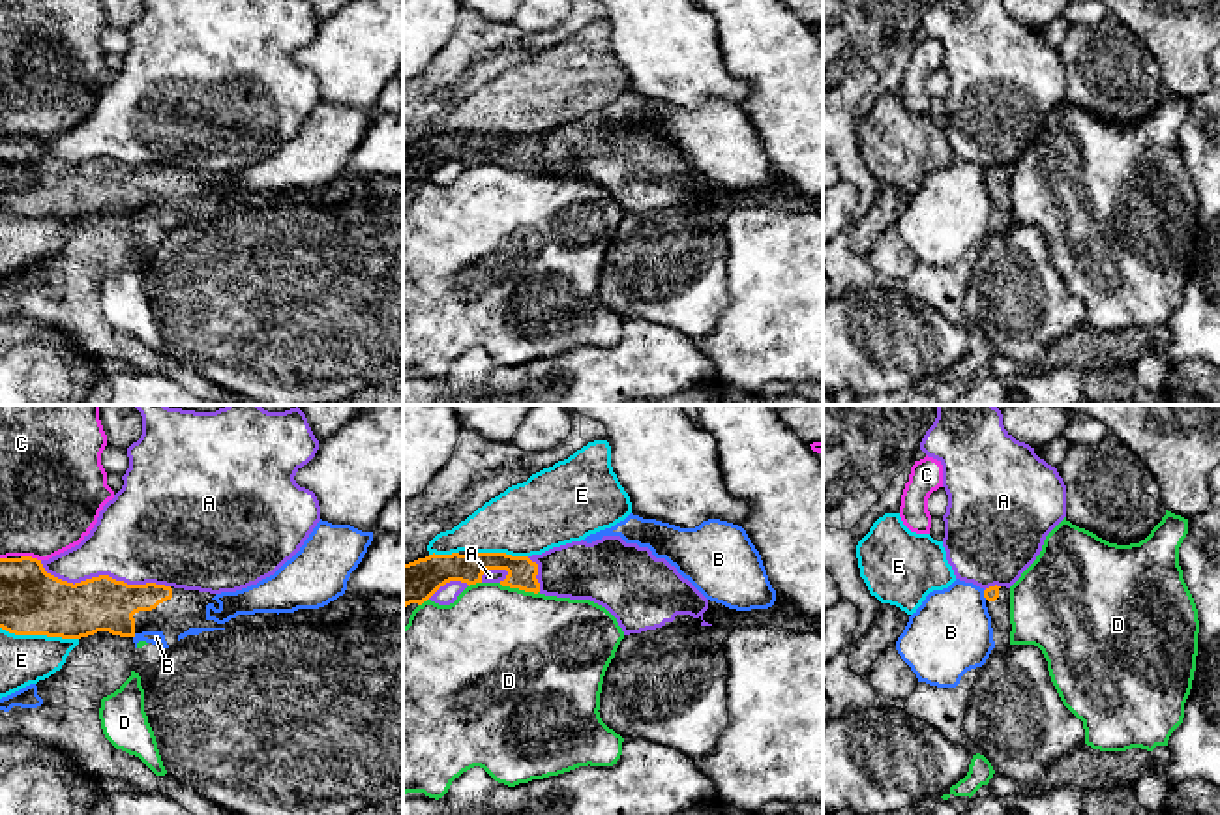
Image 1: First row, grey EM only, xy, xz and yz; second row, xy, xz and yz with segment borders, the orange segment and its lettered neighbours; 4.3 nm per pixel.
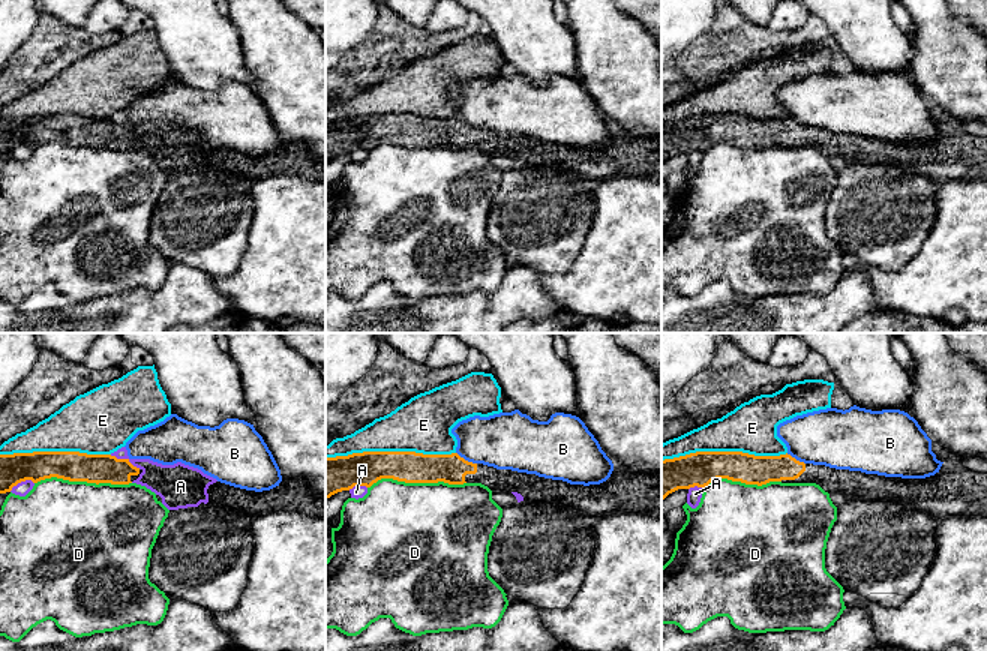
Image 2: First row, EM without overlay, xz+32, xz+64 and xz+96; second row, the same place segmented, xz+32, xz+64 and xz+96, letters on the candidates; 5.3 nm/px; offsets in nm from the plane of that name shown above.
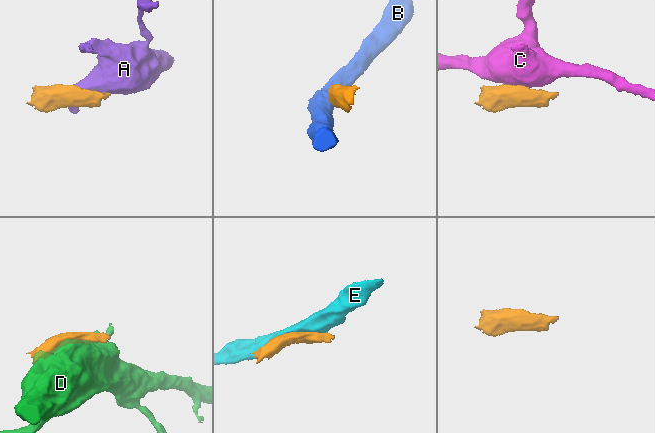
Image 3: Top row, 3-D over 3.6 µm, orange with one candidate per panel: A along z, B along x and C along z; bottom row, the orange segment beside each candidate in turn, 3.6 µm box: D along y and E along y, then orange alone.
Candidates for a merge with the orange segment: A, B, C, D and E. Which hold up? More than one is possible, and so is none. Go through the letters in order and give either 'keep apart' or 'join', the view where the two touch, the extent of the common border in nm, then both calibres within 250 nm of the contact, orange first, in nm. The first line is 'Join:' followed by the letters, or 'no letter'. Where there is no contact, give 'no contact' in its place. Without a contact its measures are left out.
Join: no letter
A: keep apart | xy | 550 nm | 240/420 nm
B: keep apart | yz | 40 nm | 60/360 nm
C: keep apart | xy | 90 nm | 280/420 nm
D: keep apart | xz | 180 nm | 130/500 nm
E: keep apart | xy | 340 nm | 280/220 nm

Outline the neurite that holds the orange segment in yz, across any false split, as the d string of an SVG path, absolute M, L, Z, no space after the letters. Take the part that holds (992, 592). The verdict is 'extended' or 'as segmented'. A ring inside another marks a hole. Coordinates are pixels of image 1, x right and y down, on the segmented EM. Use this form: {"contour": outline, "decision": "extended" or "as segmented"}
{"contour": "M989 586L984 590L986 607L991 616L993 641L995 646L1010 645L1010 588L1006 586Z", "decision": "extended"}

